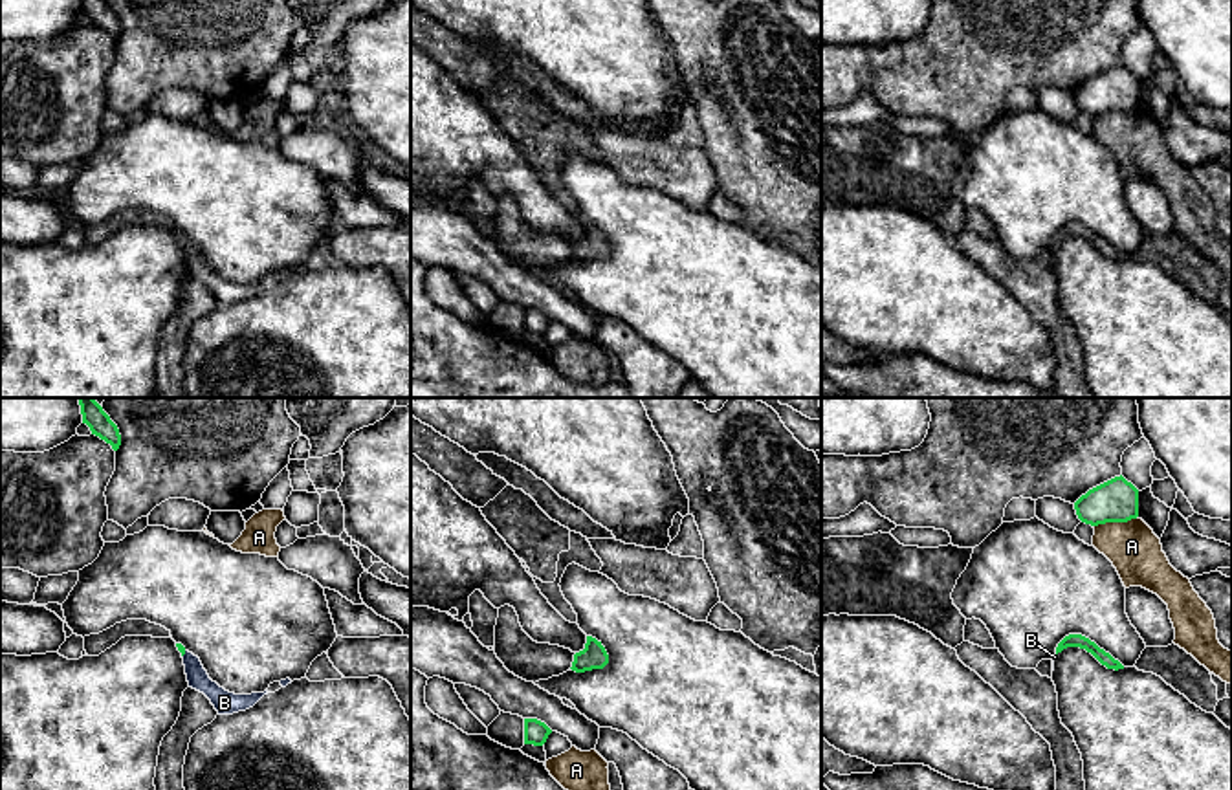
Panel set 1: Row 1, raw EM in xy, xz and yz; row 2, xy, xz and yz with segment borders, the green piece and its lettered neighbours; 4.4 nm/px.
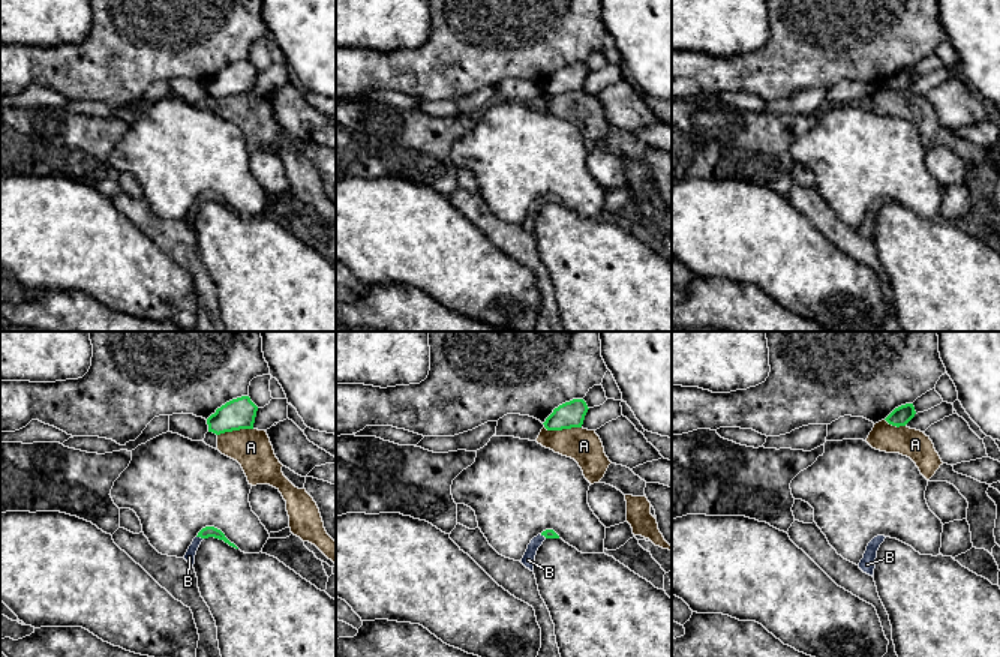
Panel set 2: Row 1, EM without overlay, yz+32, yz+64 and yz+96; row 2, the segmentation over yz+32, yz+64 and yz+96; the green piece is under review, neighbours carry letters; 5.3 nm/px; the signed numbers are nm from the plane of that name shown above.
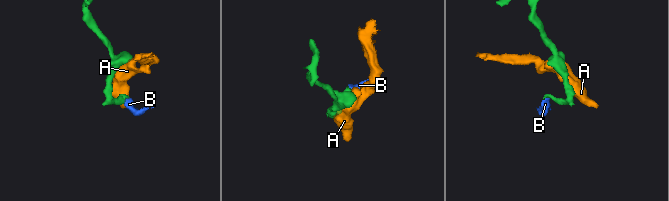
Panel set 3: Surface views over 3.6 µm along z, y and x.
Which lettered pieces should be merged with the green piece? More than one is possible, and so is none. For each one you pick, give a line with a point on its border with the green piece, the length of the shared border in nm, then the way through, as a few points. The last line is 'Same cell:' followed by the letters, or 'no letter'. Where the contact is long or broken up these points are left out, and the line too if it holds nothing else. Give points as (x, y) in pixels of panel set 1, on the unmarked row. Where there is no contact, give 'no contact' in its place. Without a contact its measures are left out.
B: xy (184, 242) | 40 nm | across xy (180, 237), (184, 242), (193, 253), (197, 266)
Same cell: B

